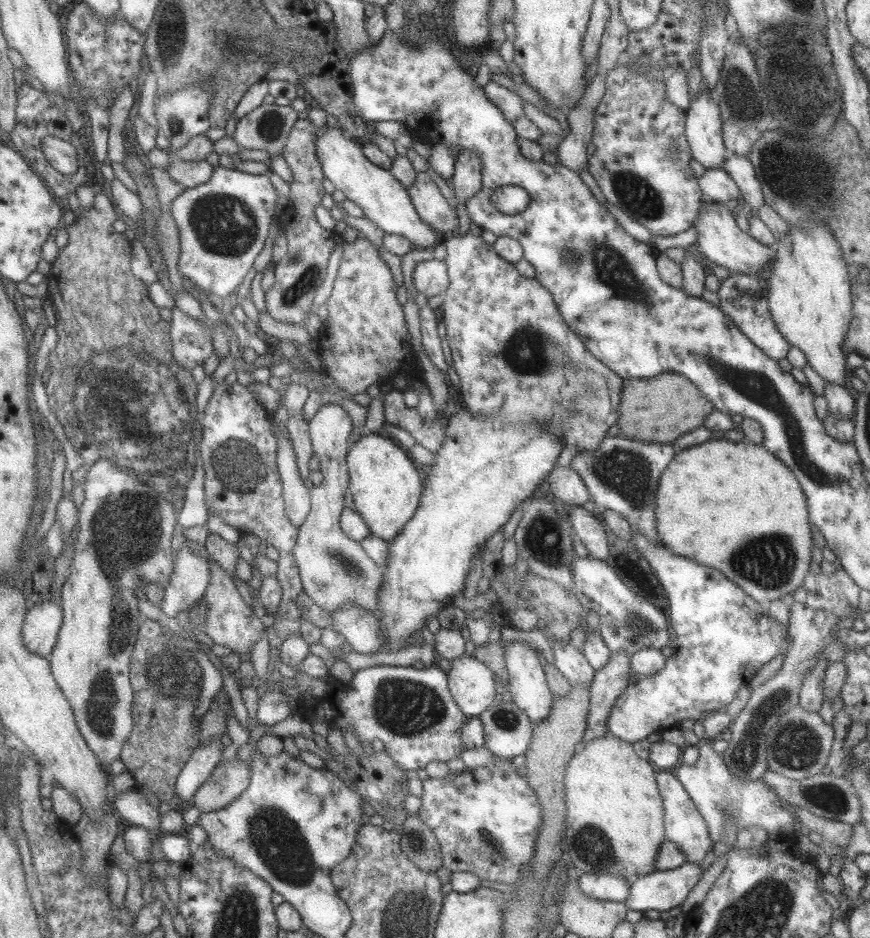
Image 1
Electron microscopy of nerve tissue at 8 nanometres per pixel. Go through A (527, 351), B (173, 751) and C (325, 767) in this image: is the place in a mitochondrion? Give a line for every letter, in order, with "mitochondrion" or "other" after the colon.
A: mitochondrion
B: other
C: other

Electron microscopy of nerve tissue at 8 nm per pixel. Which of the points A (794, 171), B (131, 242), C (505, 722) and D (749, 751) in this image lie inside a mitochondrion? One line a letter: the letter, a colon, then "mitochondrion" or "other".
A: mitochondrion
B: other
C: mitochondrion
D: mitochondrion

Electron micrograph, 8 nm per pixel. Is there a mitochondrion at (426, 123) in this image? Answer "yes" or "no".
no

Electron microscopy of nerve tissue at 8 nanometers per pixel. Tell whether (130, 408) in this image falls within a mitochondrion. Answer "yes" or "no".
yes

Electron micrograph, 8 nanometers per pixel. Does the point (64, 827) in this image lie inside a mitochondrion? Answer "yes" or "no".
no

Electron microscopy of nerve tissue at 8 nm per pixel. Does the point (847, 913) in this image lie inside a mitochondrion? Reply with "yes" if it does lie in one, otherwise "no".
no

